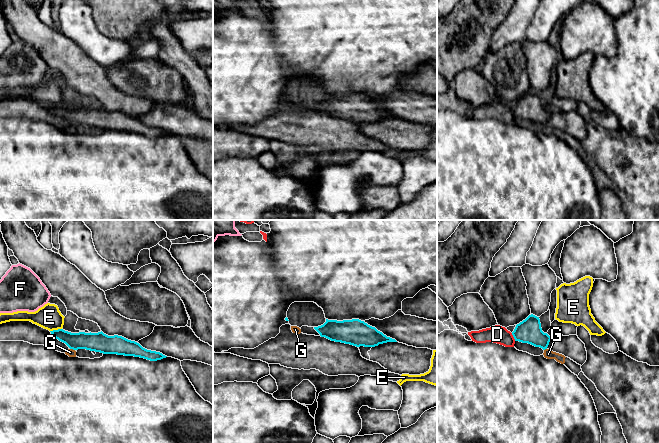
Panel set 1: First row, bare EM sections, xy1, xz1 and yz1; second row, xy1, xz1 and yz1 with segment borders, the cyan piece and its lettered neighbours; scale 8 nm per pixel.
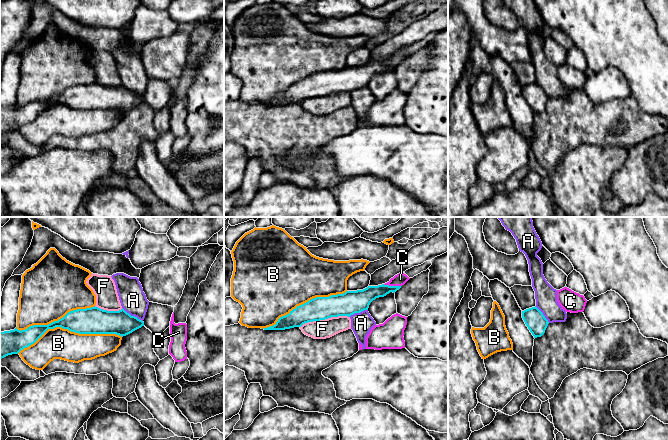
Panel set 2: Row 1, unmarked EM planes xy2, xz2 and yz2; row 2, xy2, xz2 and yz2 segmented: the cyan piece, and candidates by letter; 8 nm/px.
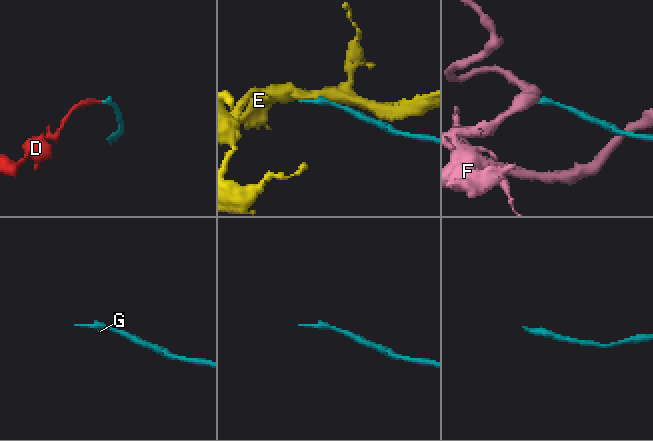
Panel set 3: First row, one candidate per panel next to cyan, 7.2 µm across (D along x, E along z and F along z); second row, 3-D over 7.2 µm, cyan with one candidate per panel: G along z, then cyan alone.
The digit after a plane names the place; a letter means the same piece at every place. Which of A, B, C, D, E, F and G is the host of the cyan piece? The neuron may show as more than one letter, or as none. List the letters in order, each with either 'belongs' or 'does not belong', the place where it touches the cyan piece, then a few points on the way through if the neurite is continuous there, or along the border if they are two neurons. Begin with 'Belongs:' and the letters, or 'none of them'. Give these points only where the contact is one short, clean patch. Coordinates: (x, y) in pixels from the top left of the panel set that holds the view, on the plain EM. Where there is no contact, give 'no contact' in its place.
Belongs: C
A: does not belong; meets cyan in xy2 at (132, 92); border along xy2 (122, 83), (142, 97)
B: does not belong; meets cyan in xy2 at (69, 106)
C: belongs; meets cyan in xz2 at (392, 62); runs through xz2 (364, 73), (372, 68), (392, 62), (400, 55)
D: does not belong; meets cyan in yz1 at (513, 112); border along yz1 (511, 109), (515, 116)
E: does not belong; meets cyan in xy1 at (55, 106); border along xy1 (61, 104), (50, 107)
F: does not belong; meets cyan in xz2 at (324, 95)
G: does not belong; meets cyan in xy1 at (72, 124); border along xy1 (70, 124), (74, 126)

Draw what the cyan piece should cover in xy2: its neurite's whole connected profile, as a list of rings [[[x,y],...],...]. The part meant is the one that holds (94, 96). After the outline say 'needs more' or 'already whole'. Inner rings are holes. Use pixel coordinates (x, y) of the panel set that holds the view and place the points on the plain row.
[[[98,83],[77,85],[48,101],[33,101],[25,106],[0,108],[0,136],[8,131],[18,130],[34,120],[48,105],[61,103],[79,110],[116,110],[121,113],[144,102],[144,98],[131,92],[123,84],[107,87]]] | already whole

